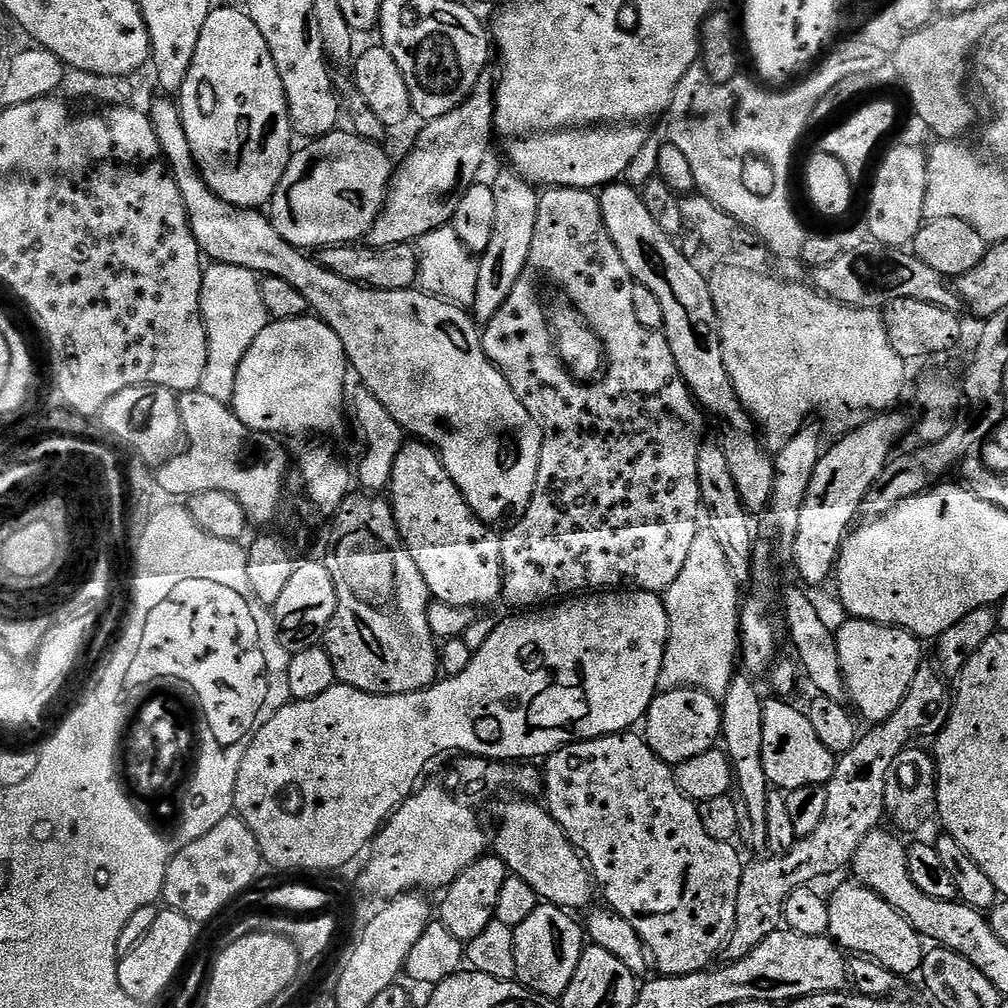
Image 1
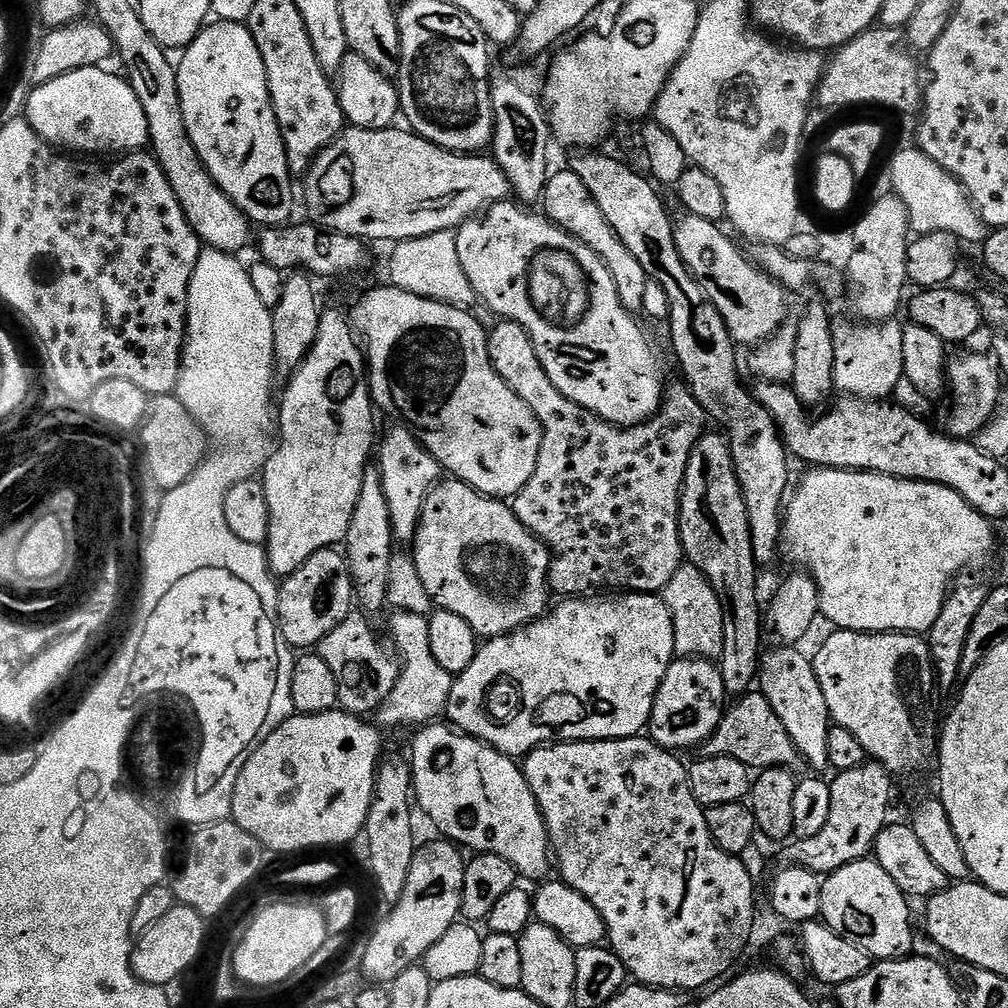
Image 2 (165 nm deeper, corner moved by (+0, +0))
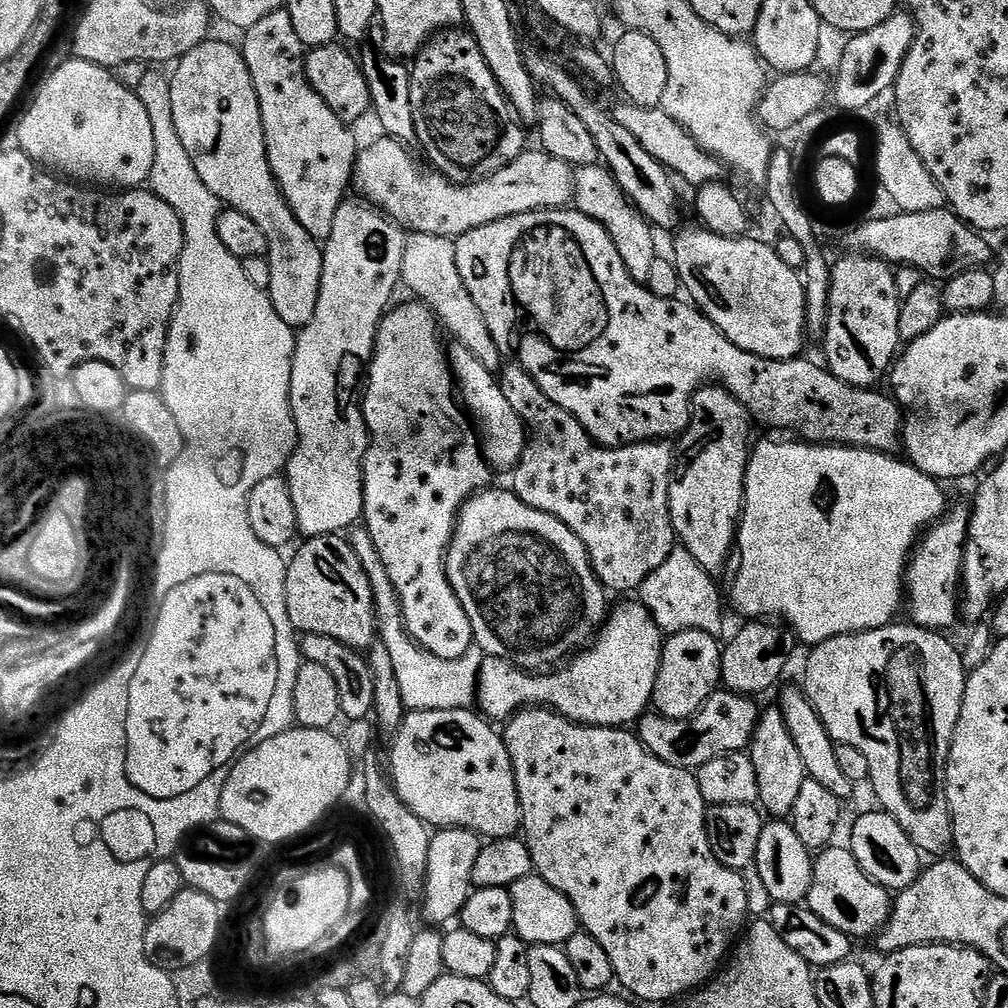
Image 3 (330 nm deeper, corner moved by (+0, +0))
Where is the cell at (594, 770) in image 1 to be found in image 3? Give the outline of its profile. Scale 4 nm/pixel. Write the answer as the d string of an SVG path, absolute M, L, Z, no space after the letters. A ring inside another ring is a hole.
M547 706L522 708L502 728L504 745L512 759L518 786L522 839L530 850L535 875L541 876L550 882L550 886L554 886L554 890L570 898L580 919L581 929L591 934L594 942L599 942L602 950L606 950L613 977L625 988L623 991L637 1001L649 1000L652 1004L660 1004L663 1000L671 1002L683 998L697 988L704 987L721 971L730 949L737 943L749 919L748 884L741 873L722 866L722 862L718 862L710 850L706 834L706 805L702 790L698 790L695 771L662 762L662 758L650 754L650 750L644 748L639 735L632 733L631 736L628 732L631 731L624 728L597 728L590 724L576 724Z

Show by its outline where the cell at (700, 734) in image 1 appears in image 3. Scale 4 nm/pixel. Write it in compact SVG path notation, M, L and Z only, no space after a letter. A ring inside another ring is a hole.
M702 630L671 633L664 642L651 707L668 720L685 720L693 716L711 698L713 692L721 687L721 655L721 641Z

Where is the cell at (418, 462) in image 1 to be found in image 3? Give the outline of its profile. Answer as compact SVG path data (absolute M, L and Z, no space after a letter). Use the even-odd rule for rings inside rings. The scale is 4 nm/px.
M492 486L483 492L477 492L461 508L460 516L456 519L456 529L452 535L452 541L444 556L446 574L454 594L458 594L458 602L462 602L462 610L466 610L466 618L470 618L474 643L482 649L485 657L502 658L518 668L523 668L526 672L540 674L567 661L573 654L587 649L595 641L600 629L604 626L604 621L608 618L610 596L600 579L594 574L592 563L586 554L586 546L582 546L578 534L574 534L574 530L570 530L570 526L558 522L558 518L554 518L550 514L542 514L542 510L534 510L530 506L526 506L526 502L518 499L515 492L511 490L503 492L502 489L496 487Z

